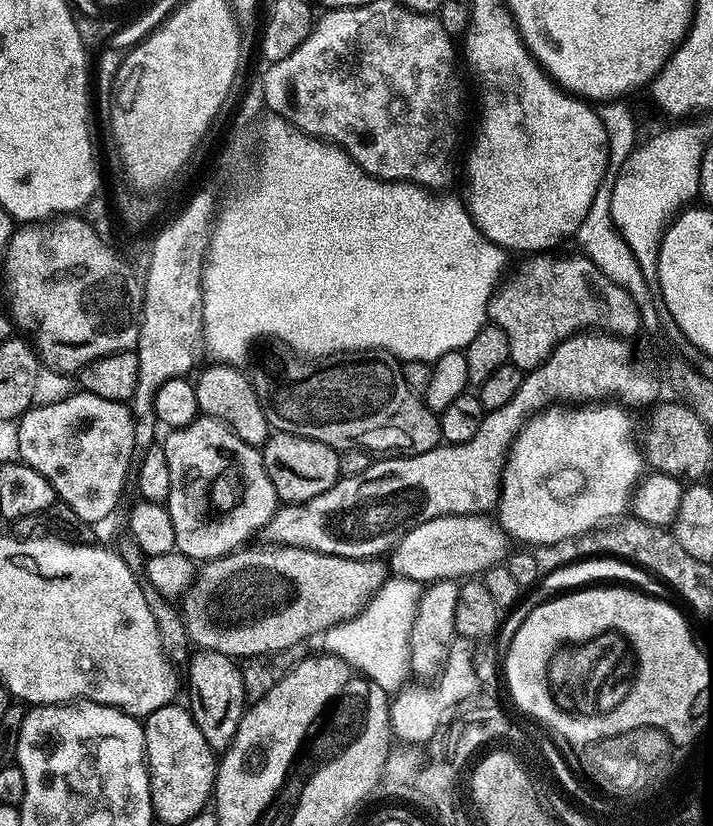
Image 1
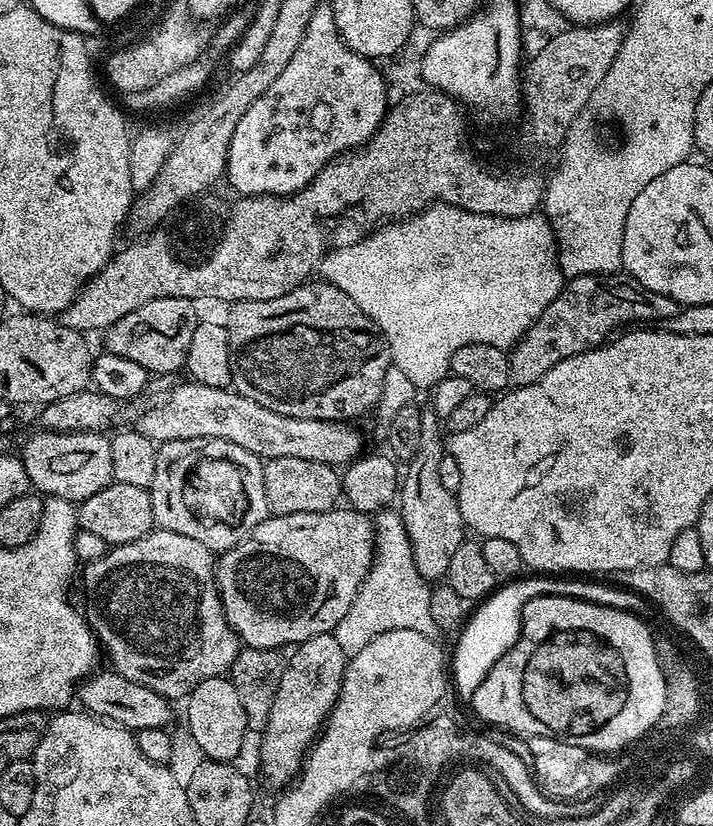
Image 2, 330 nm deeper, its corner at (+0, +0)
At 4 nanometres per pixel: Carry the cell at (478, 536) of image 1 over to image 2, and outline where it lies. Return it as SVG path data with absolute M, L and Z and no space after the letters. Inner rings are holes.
M337 506L328 512L314 514L269 515L241 544L228 552L219 553L214 567L228 625L236 631L241 645L245 648L284 650L323 632L335 630L350 610L375 559L376 529L373 517L347 506Z

